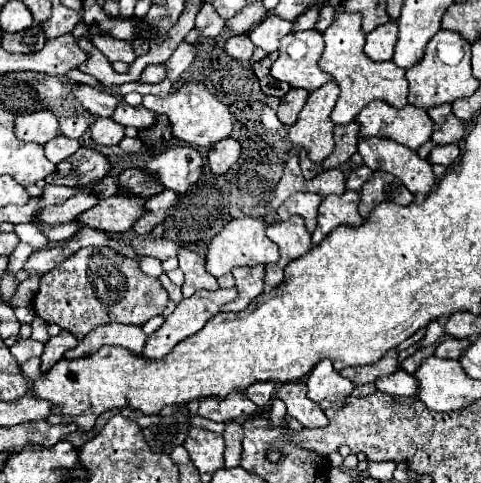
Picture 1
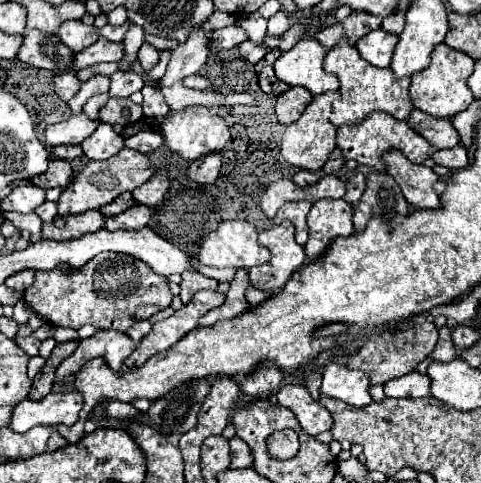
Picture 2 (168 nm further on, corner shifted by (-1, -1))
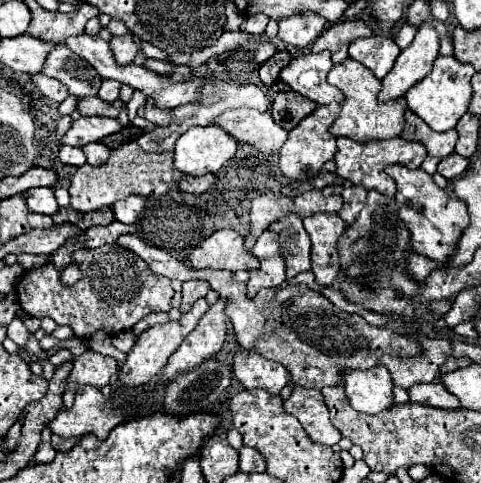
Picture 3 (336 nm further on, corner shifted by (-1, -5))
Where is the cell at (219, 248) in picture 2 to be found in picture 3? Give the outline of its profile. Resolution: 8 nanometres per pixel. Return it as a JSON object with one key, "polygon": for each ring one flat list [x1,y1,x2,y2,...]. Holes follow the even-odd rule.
{"polygon":[[217,230,205,238,189,256,193,268,219,268,219,270,255,270,259,268,257,256,245,250,245,238,237,230]]}

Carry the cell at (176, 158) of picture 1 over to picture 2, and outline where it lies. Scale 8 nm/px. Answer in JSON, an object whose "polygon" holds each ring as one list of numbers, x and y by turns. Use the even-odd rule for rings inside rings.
{"polygon":[[159,170,151,180,137,186,137,190,133,192,133,200,143,206,155,206,165,198,167,188,169,188,167,170]]}

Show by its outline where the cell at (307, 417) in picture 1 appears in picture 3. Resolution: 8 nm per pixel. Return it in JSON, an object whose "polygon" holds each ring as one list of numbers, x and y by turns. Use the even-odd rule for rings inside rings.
{"polygon":[[293,390,293,394,285,400,283,408,301,422,311,440,327,446,333,446,341,440,339,430,331,424,329,410,323,402,321,392]]}

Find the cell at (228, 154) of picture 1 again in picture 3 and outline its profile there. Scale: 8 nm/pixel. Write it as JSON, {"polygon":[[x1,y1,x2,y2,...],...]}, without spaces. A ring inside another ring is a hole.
{"polygon":[[183,174,181,182,179,182,179,190,181,192,205,192,213,186,215,176,207,174,207,176,191,176,191,174]]}

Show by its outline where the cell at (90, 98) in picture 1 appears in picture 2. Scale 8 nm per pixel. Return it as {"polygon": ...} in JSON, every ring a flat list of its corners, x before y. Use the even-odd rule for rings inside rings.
{"polygon":[[57,74,53,78,53,88,63,102,69,102,79,90,79,80,75,74]]}

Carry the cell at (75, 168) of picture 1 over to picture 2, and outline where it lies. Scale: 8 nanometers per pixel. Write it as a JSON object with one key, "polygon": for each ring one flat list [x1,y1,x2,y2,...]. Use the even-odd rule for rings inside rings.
{"polygon":[[51,160,47,172,41,176,29,178,29,182,41,188,55,188,55,186,65,188,71,182,71,166,67,160]]}

